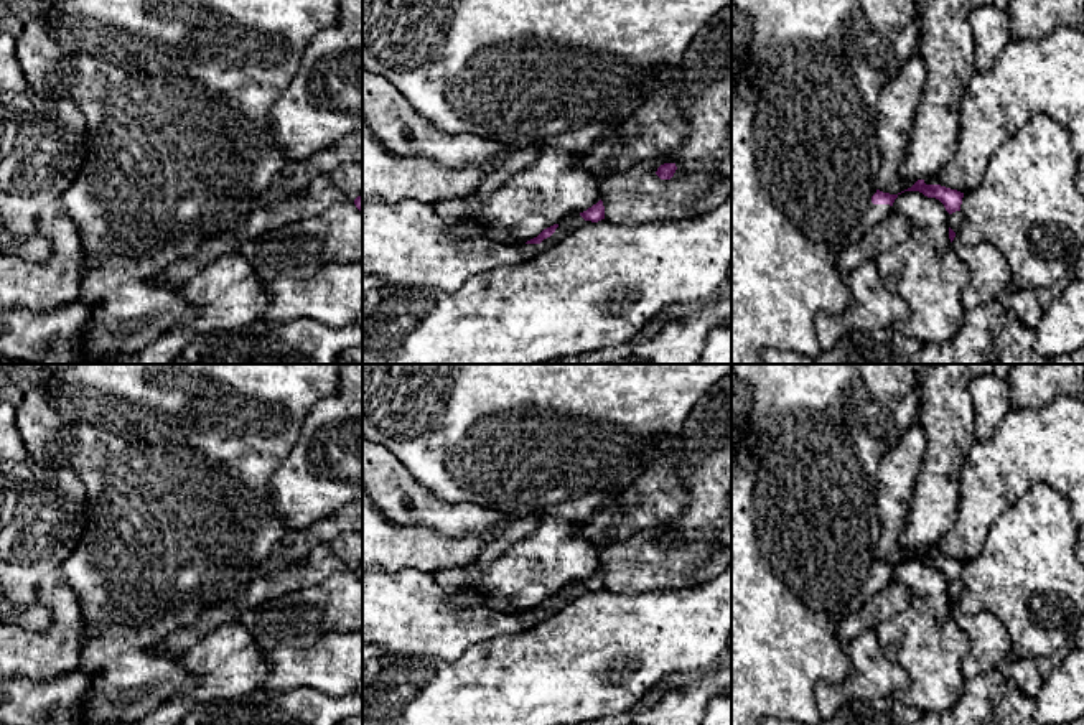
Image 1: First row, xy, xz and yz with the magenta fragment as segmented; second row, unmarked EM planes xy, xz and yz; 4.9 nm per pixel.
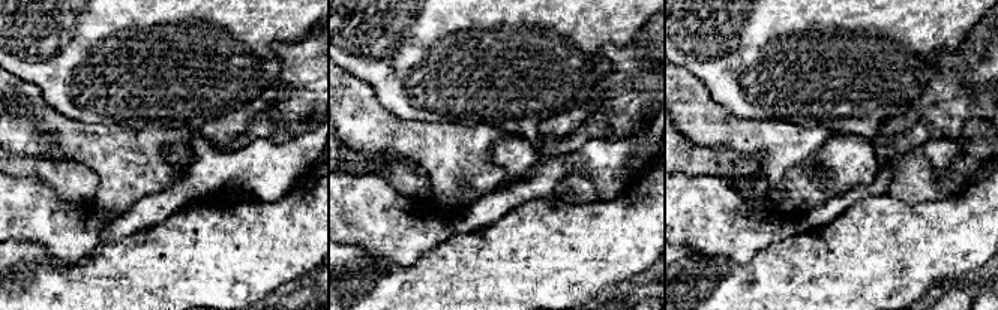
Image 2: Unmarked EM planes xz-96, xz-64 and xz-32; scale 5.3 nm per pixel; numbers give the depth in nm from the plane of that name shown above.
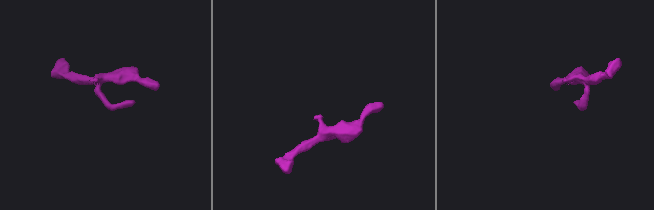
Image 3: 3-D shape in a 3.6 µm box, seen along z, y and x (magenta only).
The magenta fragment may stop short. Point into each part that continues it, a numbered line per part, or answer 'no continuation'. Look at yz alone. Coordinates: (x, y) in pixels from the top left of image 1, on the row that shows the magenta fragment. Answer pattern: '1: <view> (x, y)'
1: yz (806, 74)

